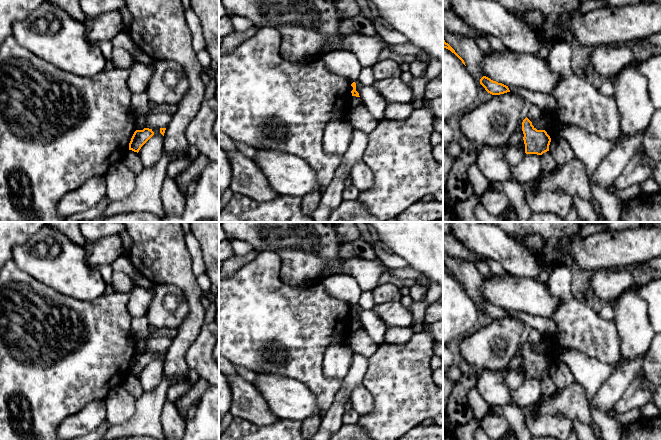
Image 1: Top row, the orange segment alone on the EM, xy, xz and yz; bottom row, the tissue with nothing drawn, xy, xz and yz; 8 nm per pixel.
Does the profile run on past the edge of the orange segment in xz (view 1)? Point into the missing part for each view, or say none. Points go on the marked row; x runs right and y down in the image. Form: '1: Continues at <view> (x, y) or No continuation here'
1: No continuation here

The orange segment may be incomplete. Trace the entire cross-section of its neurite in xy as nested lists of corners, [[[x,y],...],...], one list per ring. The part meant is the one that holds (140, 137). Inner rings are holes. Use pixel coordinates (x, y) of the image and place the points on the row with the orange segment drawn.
[[[144,128],[143,130],[136,130],[129,143],[129,150],[139,152],[141,147],[154,135],[152,129]]]

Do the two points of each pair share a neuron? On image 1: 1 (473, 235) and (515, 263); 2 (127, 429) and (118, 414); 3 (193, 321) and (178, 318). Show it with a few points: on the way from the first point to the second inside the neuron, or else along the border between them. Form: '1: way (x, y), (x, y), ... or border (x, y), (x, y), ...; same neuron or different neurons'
1: way (484, 238), (508, 252); same neuron
2: border (135, 401), (135, 412), (127, 420), (110, 425); different neurons
3: border (185, 295), (188, 315), (176, 328); different neurons

